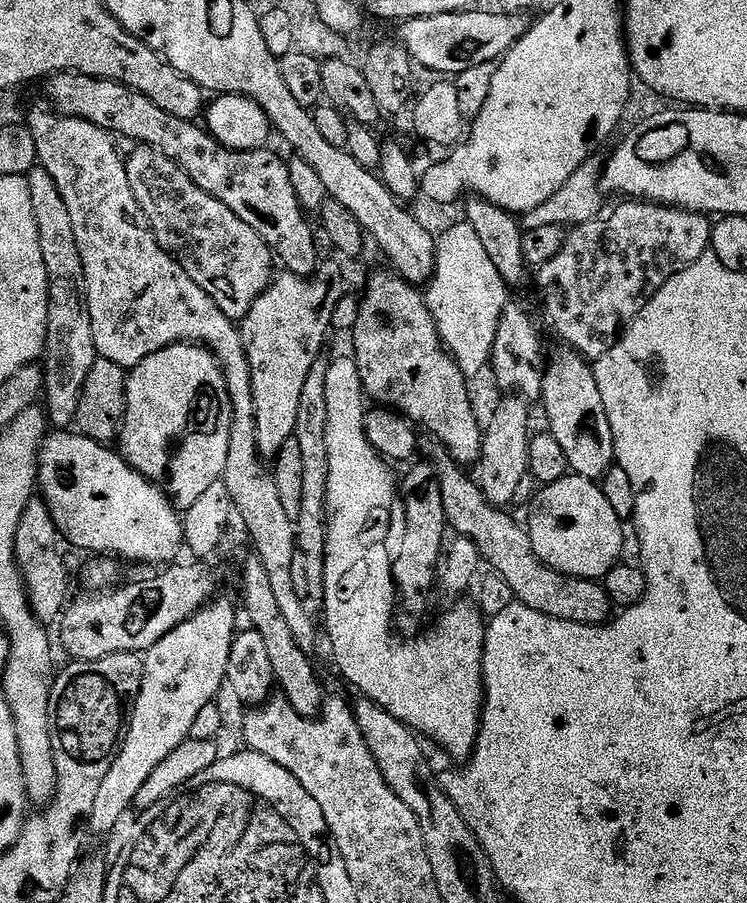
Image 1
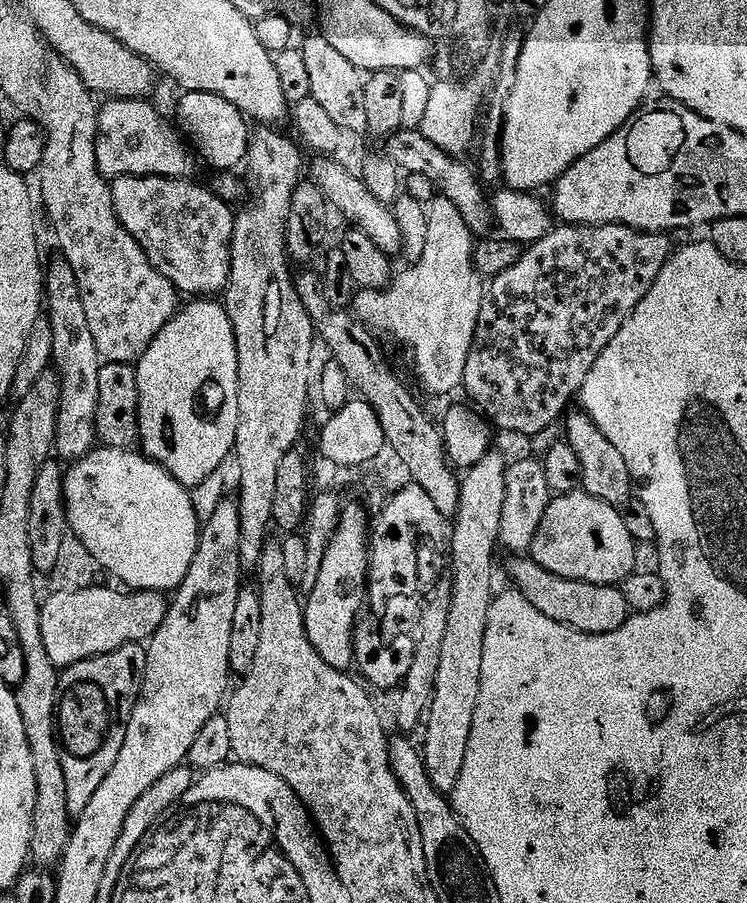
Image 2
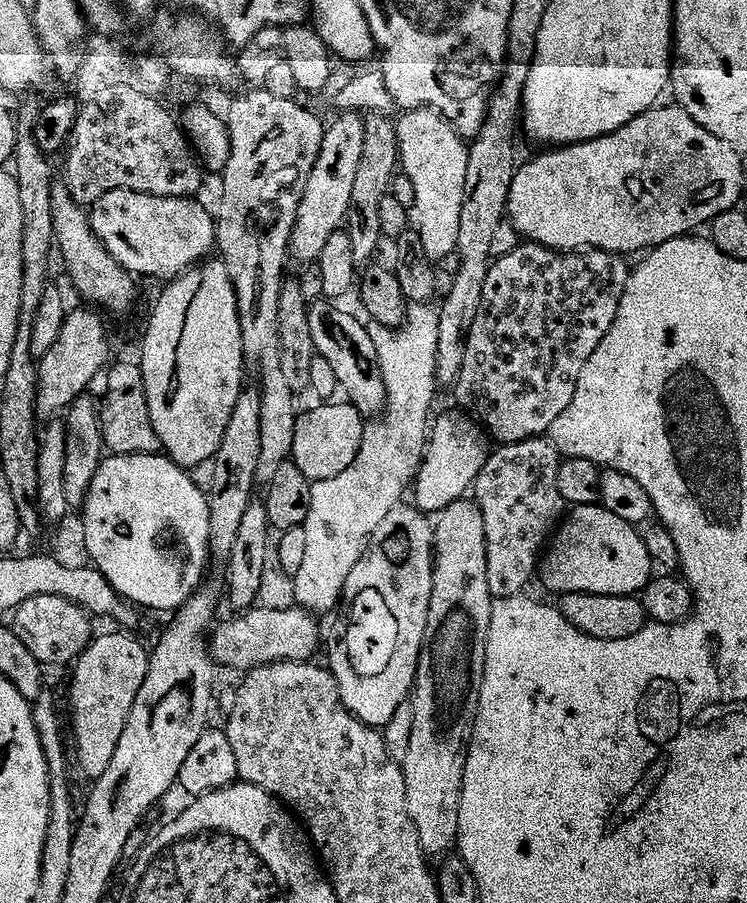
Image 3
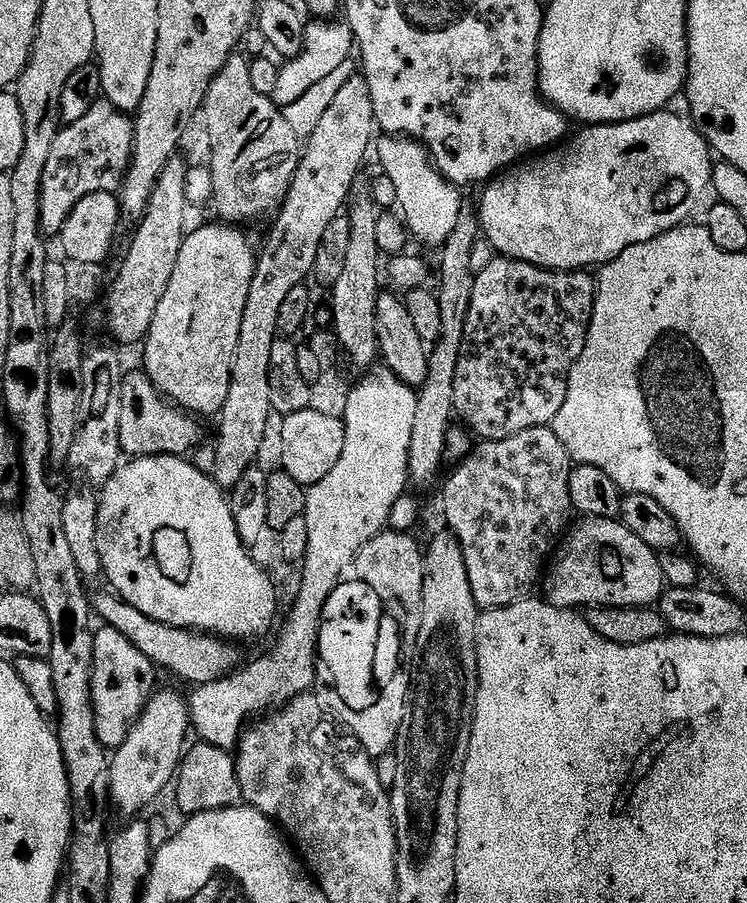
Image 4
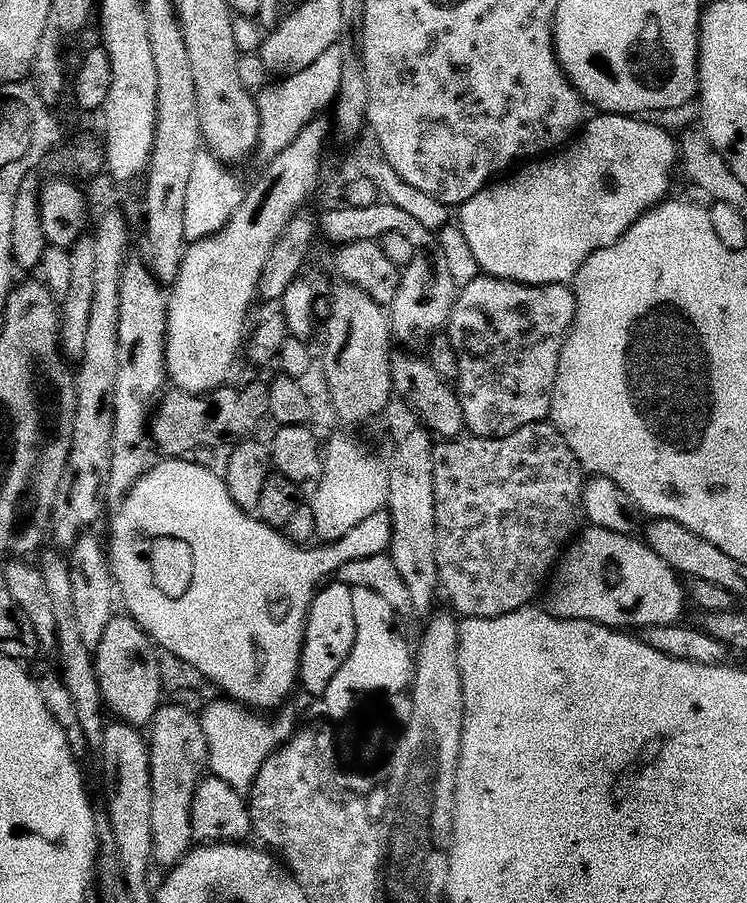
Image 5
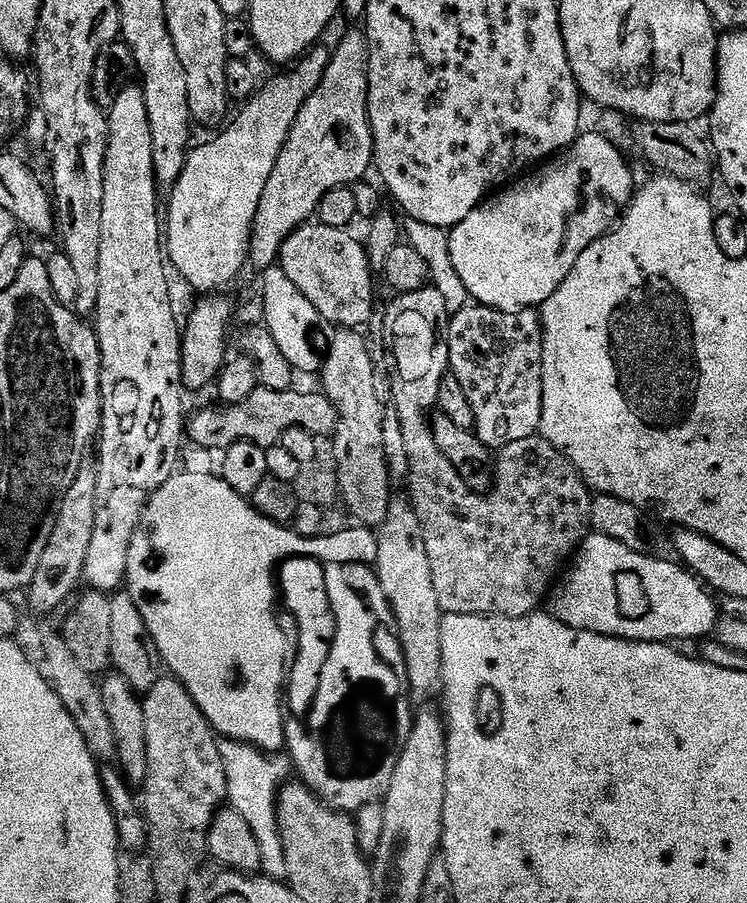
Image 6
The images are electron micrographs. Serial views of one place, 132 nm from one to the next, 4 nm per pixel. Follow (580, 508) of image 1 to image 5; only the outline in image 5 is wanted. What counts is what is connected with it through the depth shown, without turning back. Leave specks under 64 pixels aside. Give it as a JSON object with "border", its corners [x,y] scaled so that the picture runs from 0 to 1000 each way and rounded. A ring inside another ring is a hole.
{"border":[[[788,584],[786,588],[751,615],[736,639],[731,651],[731,676],[738,682],[748,687],[788,687],[809,695],[826,698],[861,698],[876,692],[902,691],[914,683],[910,681],[916,678],[918,666],[917,648],[908,635],[896,625],[886,622],[886,618],[881,618],[881,614],[876,614],[866,601],[855,597],[845,598],[845,592],[810,585]]]}

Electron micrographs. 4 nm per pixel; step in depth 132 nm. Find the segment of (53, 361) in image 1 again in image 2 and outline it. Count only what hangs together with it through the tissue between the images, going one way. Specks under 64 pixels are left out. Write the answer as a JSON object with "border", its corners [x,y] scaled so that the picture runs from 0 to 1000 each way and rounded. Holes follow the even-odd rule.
{"border":[[[75,286],[70,293],[63,293],[59,330],[62,353],[67,357],[67,365],[72,365],[70,398],[74,411],[80,414],[80,449],[72,501],[82,511],[100,512],[131,492],[131,410],[137,400],[131,383],[126,383],[126,370],[120,370],[120,357],[115,353],[115,339],[110,339],[110,321],[104,321],[104,308],[99,308],[99,299],[94,299],[84,286]]]}

